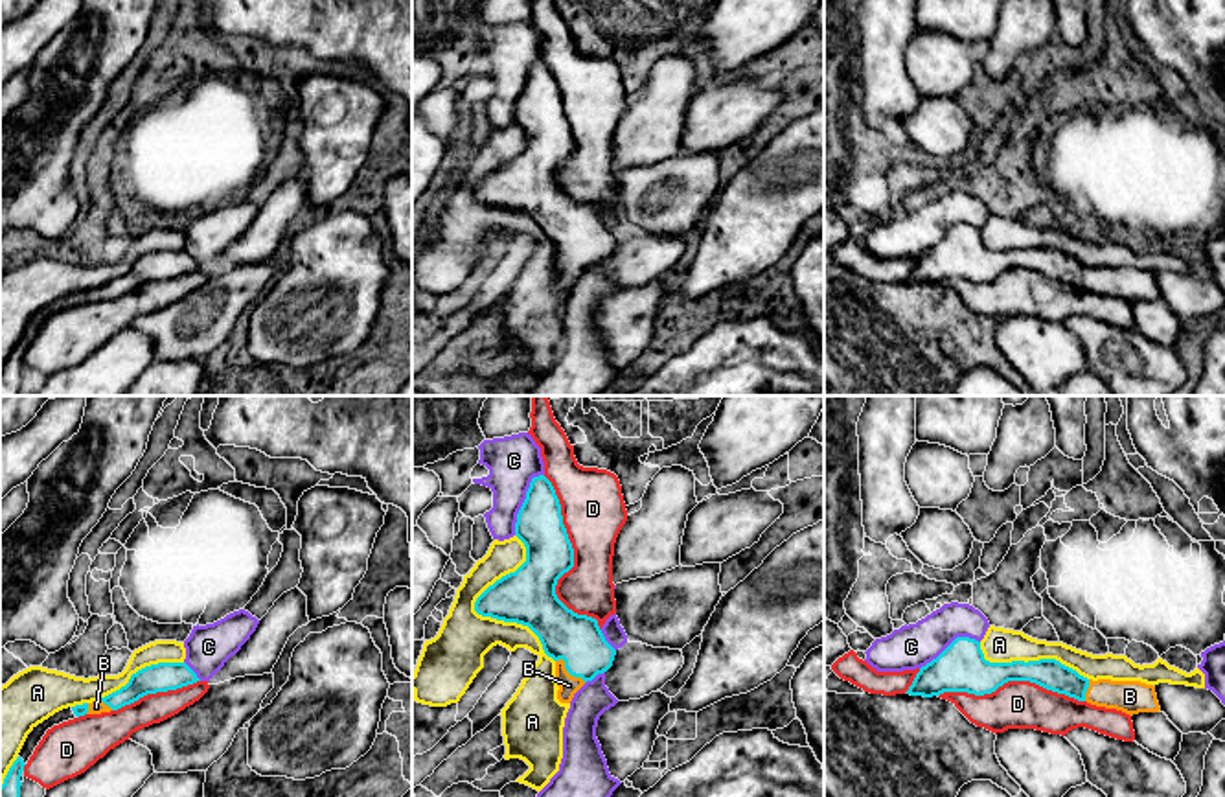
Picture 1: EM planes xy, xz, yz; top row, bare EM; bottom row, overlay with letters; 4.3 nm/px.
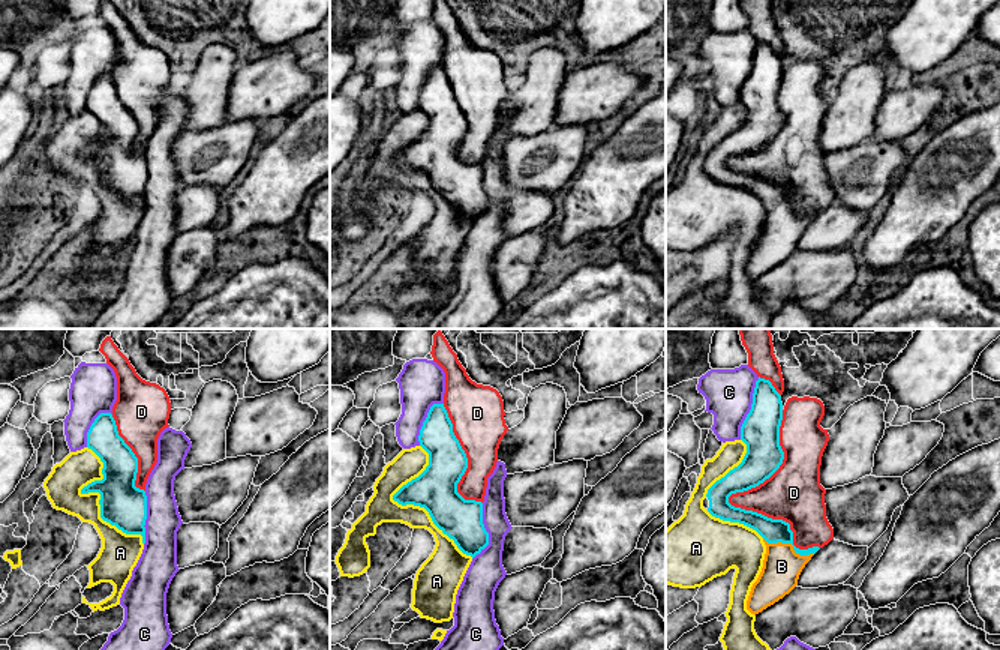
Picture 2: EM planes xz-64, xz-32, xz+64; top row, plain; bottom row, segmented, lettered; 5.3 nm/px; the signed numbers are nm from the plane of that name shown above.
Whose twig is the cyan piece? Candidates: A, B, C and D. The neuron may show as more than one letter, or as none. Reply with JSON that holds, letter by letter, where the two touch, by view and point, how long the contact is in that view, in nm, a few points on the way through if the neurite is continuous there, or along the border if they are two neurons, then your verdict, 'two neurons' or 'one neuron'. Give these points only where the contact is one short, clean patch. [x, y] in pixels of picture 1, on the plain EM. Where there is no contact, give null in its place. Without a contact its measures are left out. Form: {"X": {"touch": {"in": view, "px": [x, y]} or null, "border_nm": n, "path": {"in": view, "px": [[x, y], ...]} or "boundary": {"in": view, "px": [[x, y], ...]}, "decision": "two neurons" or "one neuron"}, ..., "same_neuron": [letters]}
{"A": {"touch": {"in": "xz", "px": [477, 199]}, "border_nm": 600, "decision": "two neurons"}, "B": {"touch": {"in": "xz", "px": [569, 260]}, "border_nm": 170, "decision": "one neuron"}, "C": {"touch": {"in": "xz", "px": [525, 89]}, "border_nm": 300, "decision": "two neurons"}, "D": {"touch": {"in": "xz", "px": [572, 148]}, "border_nm": 700, "decision": "two neurons"}, "same_neuron": ["B"]}

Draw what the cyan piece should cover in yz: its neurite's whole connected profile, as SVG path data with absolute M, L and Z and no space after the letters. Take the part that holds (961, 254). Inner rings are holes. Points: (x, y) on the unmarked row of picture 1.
M956 225L936 247L916 261L905 282L933 285L944 280L984 283L1008 269L1030 269L1096 295L1116 296L1129 304L1159 300L1153 272L1140 269L1087 267L1056 247L990 250L980 230Z

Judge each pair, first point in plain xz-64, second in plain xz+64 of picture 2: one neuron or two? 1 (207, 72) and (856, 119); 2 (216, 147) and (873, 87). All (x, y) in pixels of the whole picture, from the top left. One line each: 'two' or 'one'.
1: one
2: two

